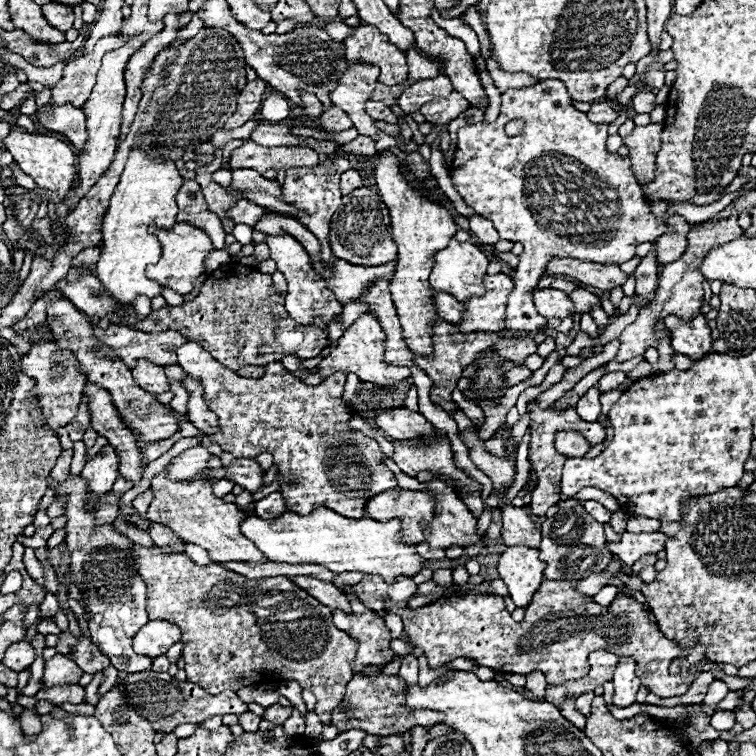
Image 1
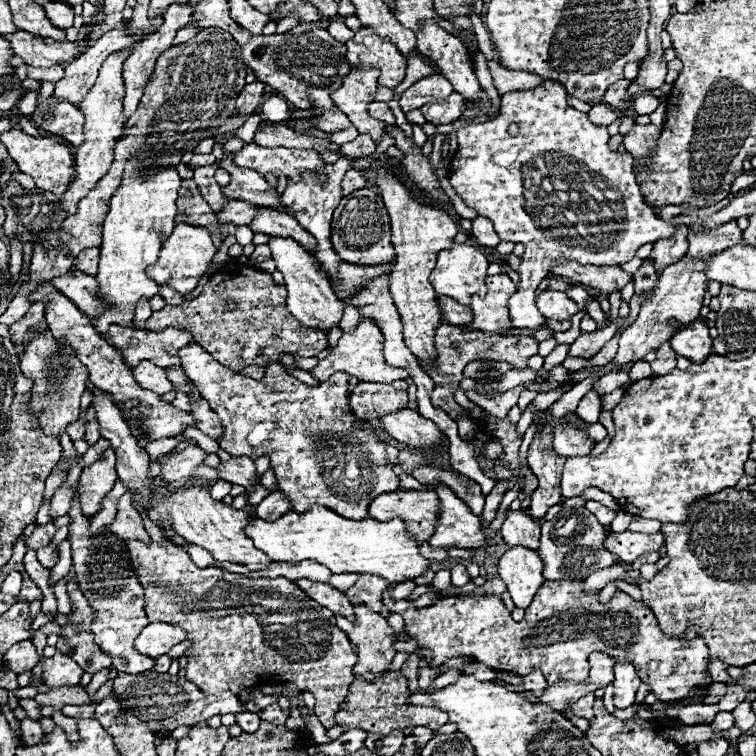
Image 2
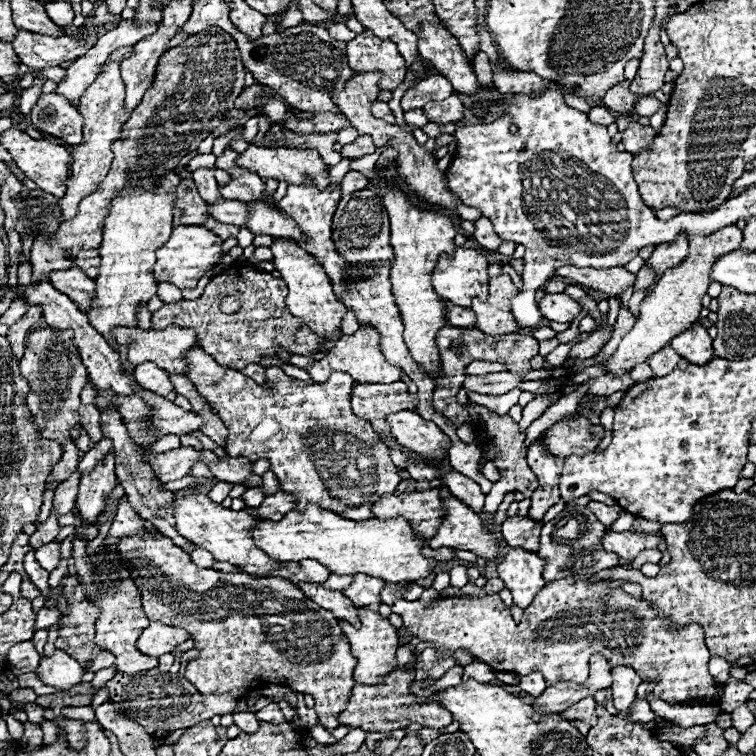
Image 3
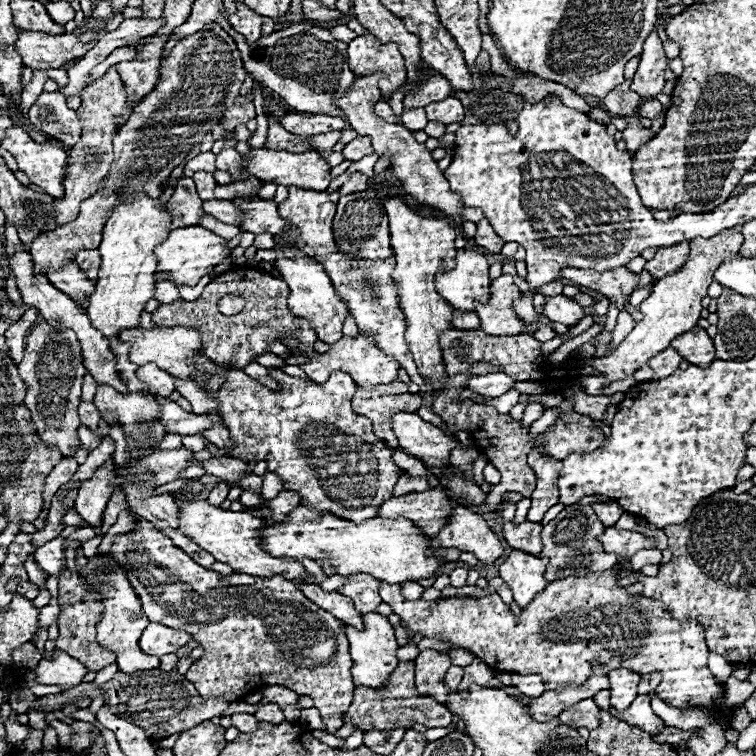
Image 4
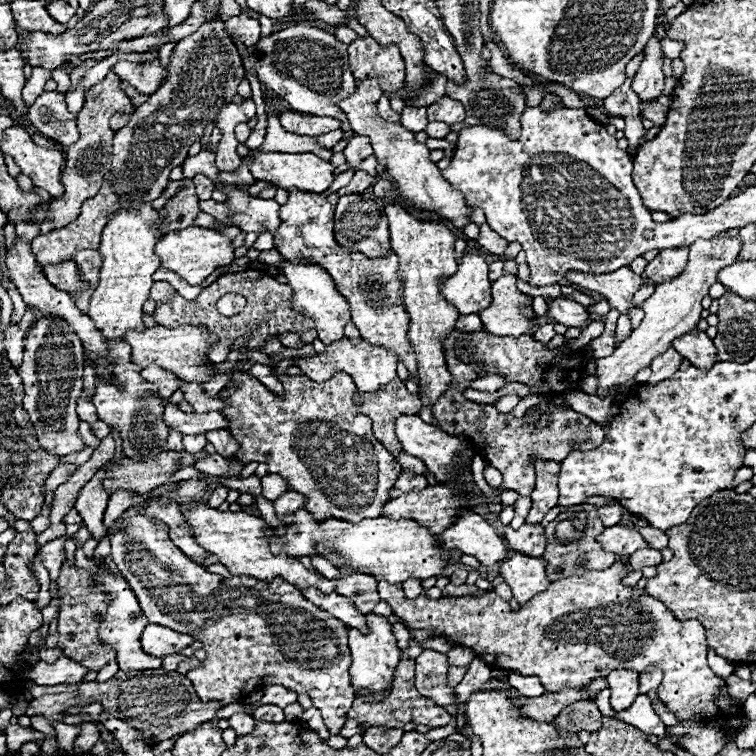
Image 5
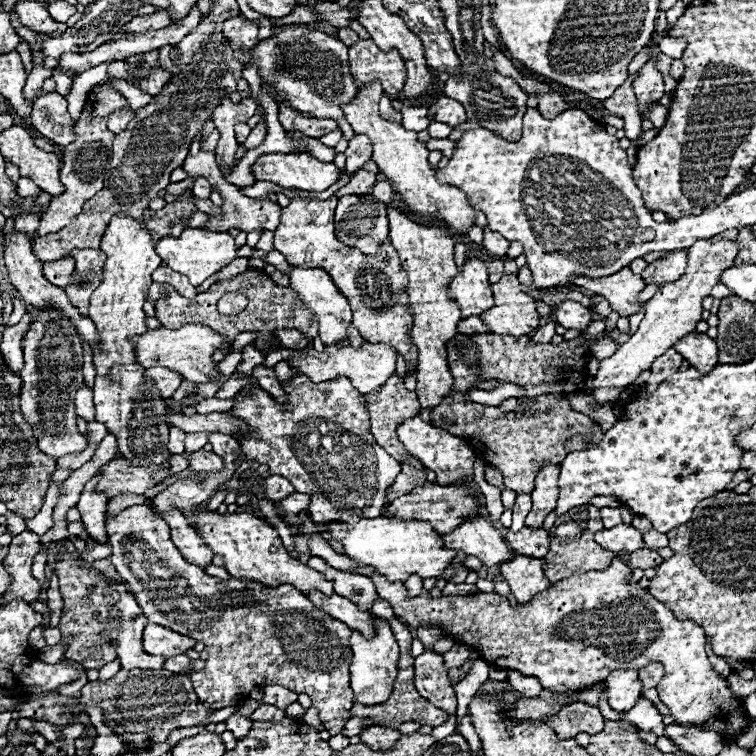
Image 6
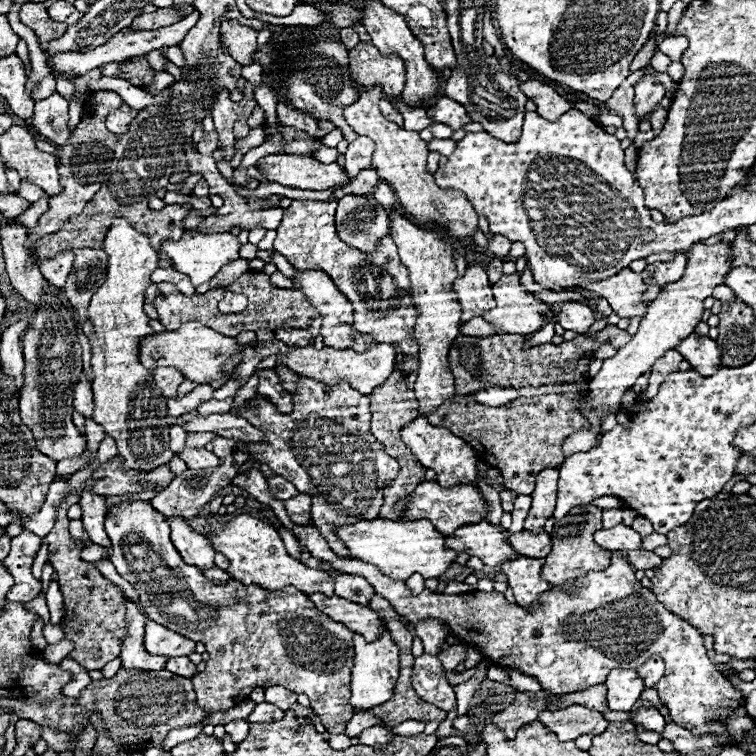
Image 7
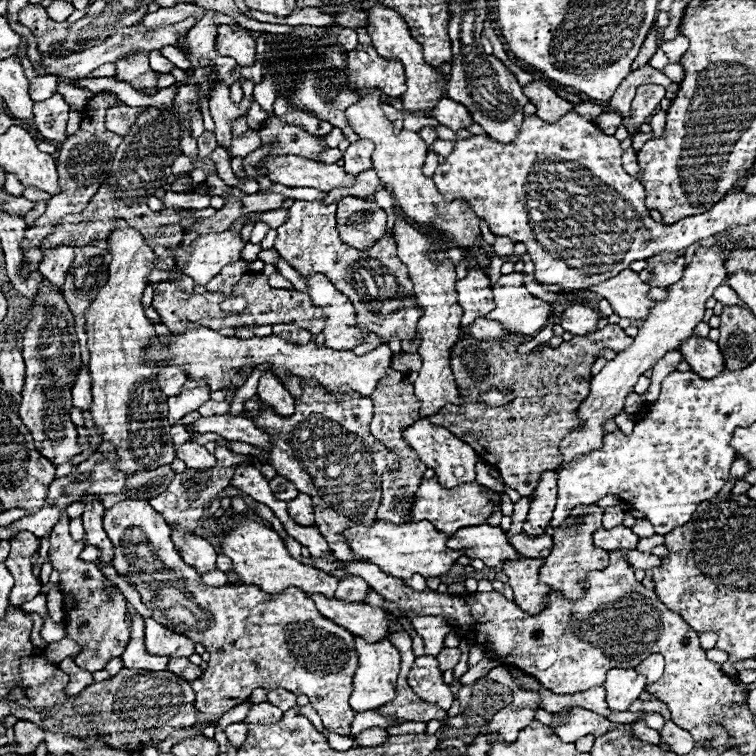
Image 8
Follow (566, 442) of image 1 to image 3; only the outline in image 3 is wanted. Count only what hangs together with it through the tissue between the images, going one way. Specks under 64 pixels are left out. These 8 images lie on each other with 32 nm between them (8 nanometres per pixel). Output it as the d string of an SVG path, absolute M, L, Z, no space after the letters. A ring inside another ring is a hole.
M570 414L562 418L546 434L548 450L558 458L566 458L570 454L590 454L600 444L600 438L594 438L590 434L590 426L592 424L580 414Z

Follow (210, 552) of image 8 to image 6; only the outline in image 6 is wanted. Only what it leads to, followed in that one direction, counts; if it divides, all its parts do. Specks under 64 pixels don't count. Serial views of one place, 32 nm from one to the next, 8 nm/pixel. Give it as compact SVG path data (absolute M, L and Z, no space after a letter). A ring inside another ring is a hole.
M152 506L152 512L156 512L160 518L164 518L164 522L168 522L170 530L172 530L172 542L176 544L176 548L182 552L182 556L188 562L198 564L200 568L210 566L210 558L214 556L210 552L210 548L206 548L202 544L202 540L198 538L196 530L188 526L186 516L178 510L170 510L170 512L160 512L156 506Z

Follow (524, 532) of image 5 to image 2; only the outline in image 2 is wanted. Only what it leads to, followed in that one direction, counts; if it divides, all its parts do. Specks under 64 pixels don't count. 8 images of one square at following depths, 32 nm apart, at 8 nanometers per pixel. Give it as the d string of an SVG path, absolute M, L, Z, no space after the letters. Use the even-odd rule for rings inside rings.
M506 512L500 532L508 546L526 546L530 550L538 548L540 526L534 526L532 518L528 518L526 512Z

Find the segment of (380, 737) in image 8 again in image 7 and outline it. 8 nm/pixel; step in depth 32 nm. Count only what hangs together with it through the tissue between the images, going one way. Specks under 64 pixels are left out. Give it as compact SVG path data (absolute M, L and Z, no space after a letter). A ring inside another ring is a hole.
M372 726L372 728L366 728L358 740L360 744L364 746L372 746L372 748L384 748L388 744L392 744L396 738L396 734L390 730L390 728L384 728L384 726Z

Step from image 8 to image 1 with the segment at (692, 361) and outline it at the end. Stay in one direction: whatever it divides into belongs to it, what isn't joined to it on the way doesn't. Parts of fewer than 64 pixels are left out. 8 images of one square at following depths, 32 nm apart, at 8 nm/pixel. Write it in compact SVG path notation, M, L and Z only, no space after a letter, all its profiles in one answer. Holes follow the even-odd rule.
M698 314L692 320L666 316L664 324L670 330L672 348L676 354L684 354L692 360L700 360L710 352L712 336L710 336L708 320L704 318L704 314Z

